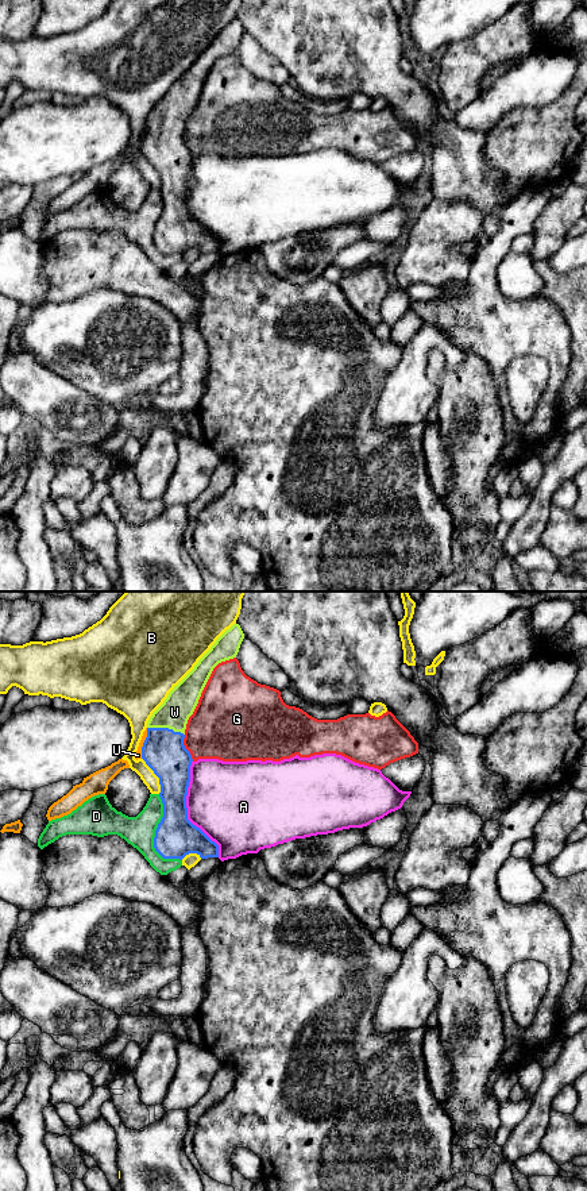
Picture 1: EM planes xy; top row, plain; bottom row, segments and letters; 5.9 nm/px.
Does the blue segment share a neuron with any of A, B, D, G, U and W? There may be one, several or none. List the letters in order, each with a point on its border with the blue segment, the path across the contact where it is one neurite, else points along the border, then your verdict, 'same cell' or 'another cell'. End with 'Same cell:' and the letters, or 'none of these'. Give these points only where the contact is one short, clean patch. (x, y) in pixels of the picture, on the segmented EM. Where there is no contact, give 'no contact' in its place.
A: meets blue in xy at (186, 810); another cell
B: meets blue in xy at (155, 774); another cell
D: meets blue in xy at (155, 835); another cell
G: meets blue in xy at (185, 748); another cell
U: meets blue in xy at (143, 743); border along xy (147, 728), (147, 736), (141, 748), (141, 758); another cell
W: meets blue in xy at (166, 728); runs through xy (163, 751), (166, 728), (174, 712); same cell
Same cell: W

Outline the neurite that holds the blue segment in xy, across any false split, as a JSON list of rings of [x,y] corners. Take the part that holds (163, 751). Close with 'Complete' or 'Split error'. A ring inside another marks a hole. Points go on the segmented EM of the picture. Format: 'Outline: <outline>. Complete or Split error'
Outline: [[[239,624],[227,629],[147,722],[142,759],[159,778],[163,817],[155,830],[154,848],[163,859],[182,860],[189,853],[201,859],[219,857],[219,845],[188,820],[186,795],[193,759],[184,739],[188,720],[213,668],[236,658],[243,639]]]. Split error

